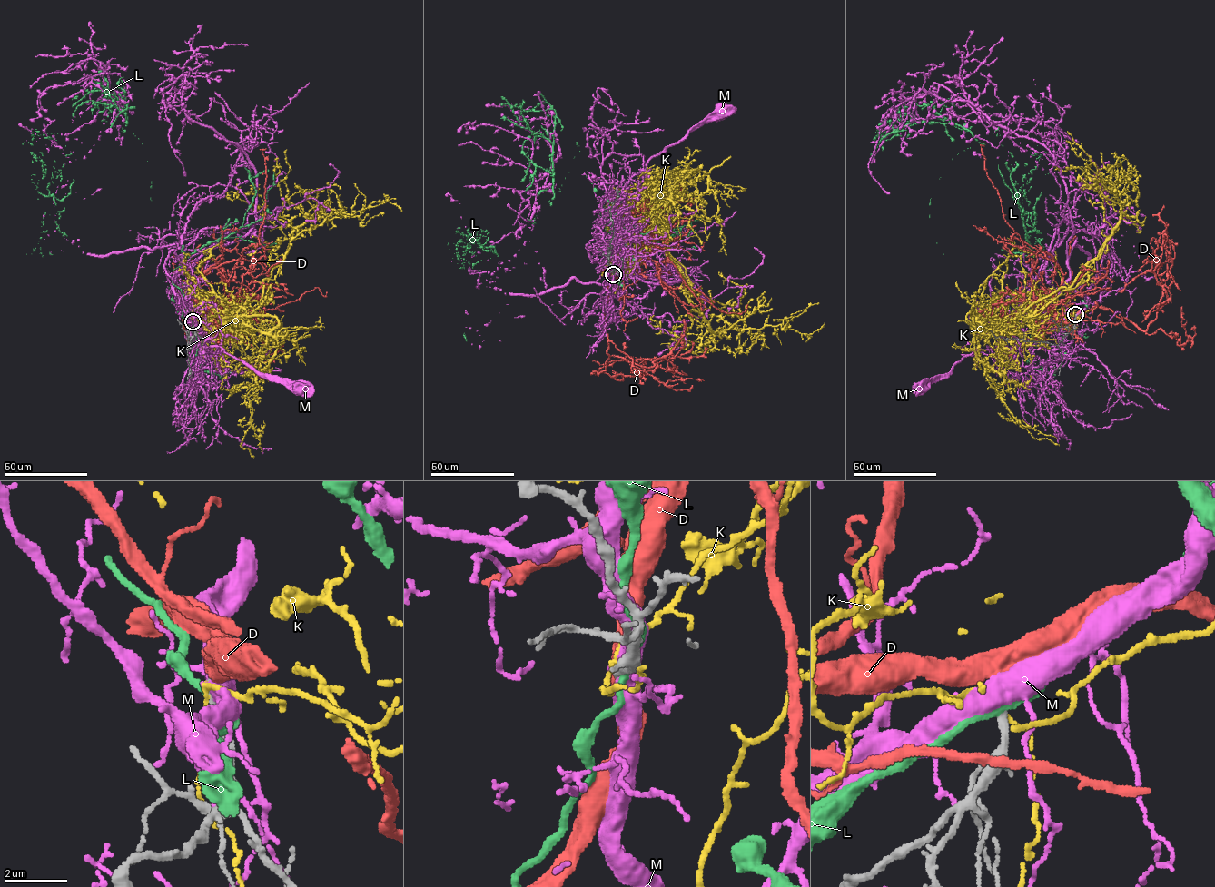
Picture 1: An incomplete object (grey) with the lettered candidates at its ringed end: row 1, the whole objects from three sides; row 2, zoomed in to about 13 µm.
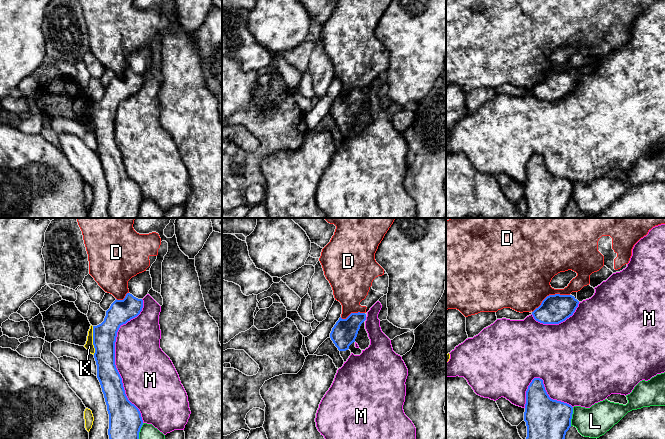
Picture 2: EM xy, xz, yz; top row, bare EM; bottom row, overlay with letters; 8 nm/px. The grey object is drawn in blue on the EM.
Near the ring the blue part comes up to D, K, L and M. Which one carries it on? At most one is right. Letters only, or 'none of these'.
none of these

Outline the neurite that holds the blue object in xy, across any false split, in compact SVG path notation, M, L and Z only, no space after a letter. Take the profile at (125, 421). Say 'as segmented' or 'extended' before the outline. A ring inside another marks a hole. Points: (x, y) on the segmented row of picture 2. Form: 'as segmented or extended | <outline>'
extended | M144 271L132 277L128 281L129 292L123 300L115 300L106 311L104 321L93 326L93 345L95 348L94 358L97 365L97 378L104 394L107 411L109 414L109 439L139 439L139 432L143 420L139 409L132 404L126 394L122 378L115 365L115 342L117 332L121 325L137 317L143 308L143 298L152 288L150 271Z

